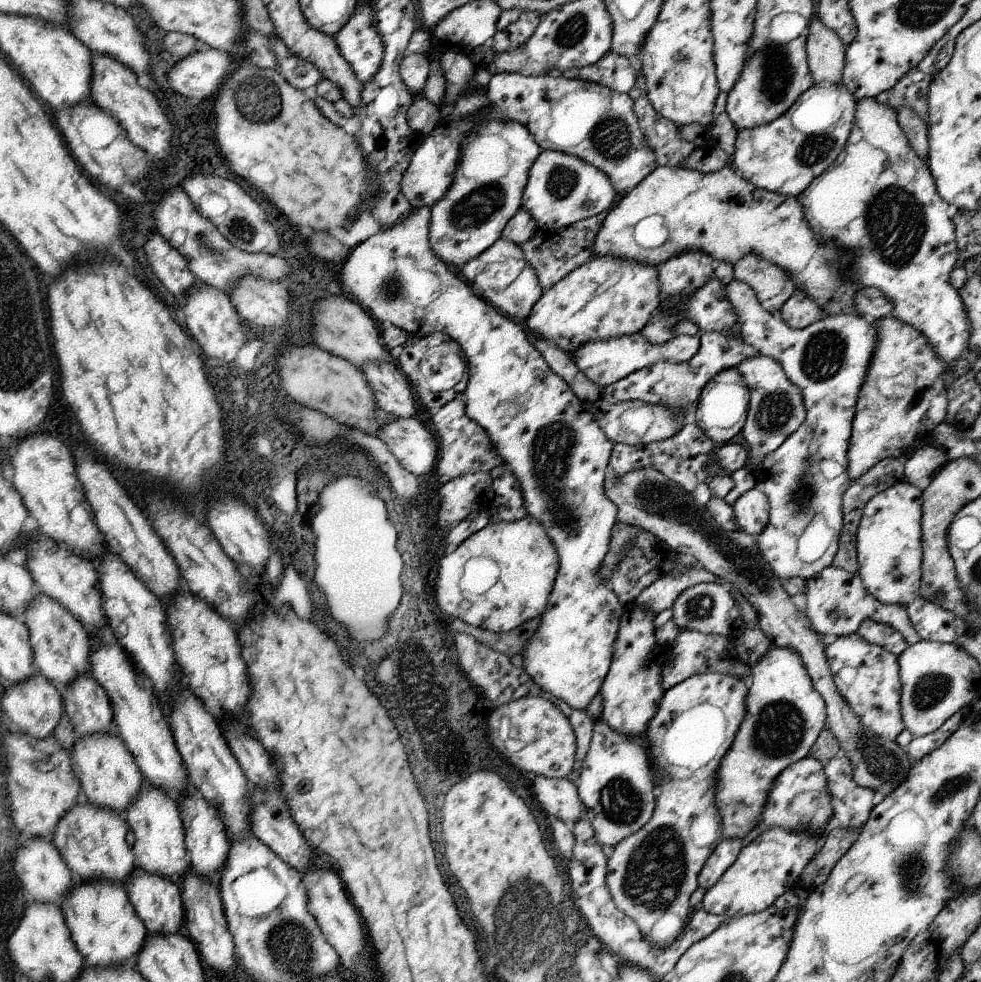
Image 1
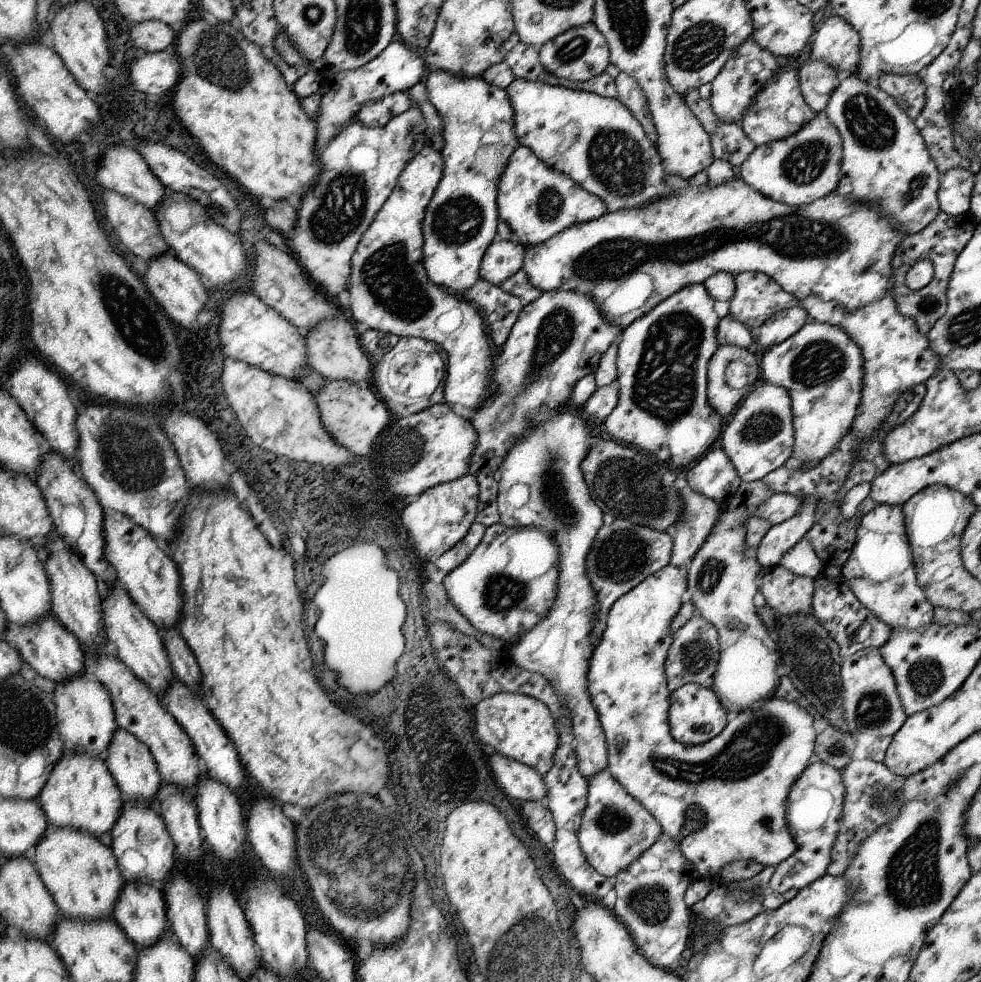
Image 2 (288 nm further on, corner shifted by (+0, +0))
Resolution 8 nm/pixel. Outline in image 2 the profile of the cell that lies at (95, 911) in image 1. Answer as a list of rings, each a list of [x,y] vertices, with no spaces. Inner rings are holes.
[[[47,828],[41,840],[37,840],[33,846],[29,858],[37,864],[37,874],[53,896],[53,902],[59,908],[59,916],[71,920],[111,918],[125,880],[121,876],[115,854],[111,854],[111,850],[105,848],[99,838],[93,838],[89,832],[75,828]]]

